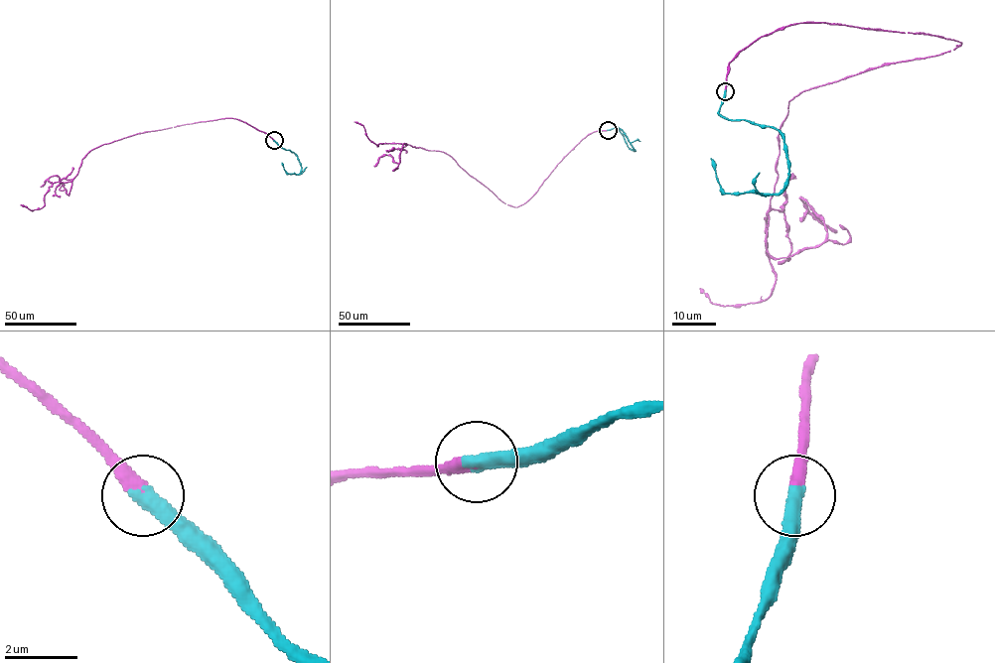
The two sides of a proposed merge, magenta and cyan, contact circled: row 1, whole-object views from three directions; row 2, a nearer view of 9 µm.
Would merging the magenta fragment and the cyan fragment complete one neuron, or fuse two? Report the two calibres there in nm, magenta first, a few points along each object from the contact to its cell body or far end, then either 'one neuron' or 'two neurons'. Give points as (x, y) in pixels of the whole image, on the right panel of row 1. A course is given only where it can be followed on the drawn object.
400 nm thick on the magenta side, 480 nm on the other; magenta runs (725, 91), (738, 54), (794, 24), (961, 43), (788, 102), (766, 218), (775, 288), (720, 306), (699, 288); cyan runs (725, 91), (720, 114), (774, 126), (781, 134), (787, 183), (775, 194), (726, 193), (710, 158); one neuron

